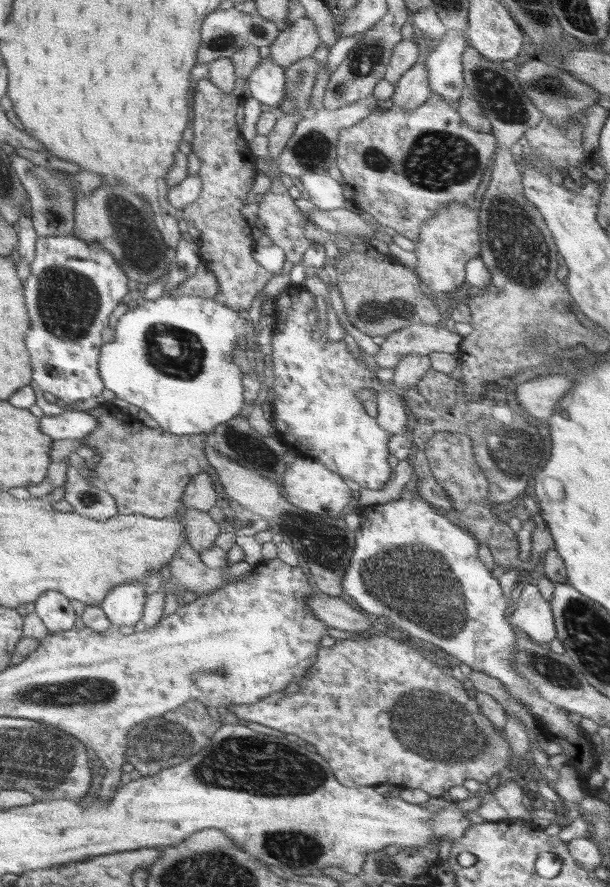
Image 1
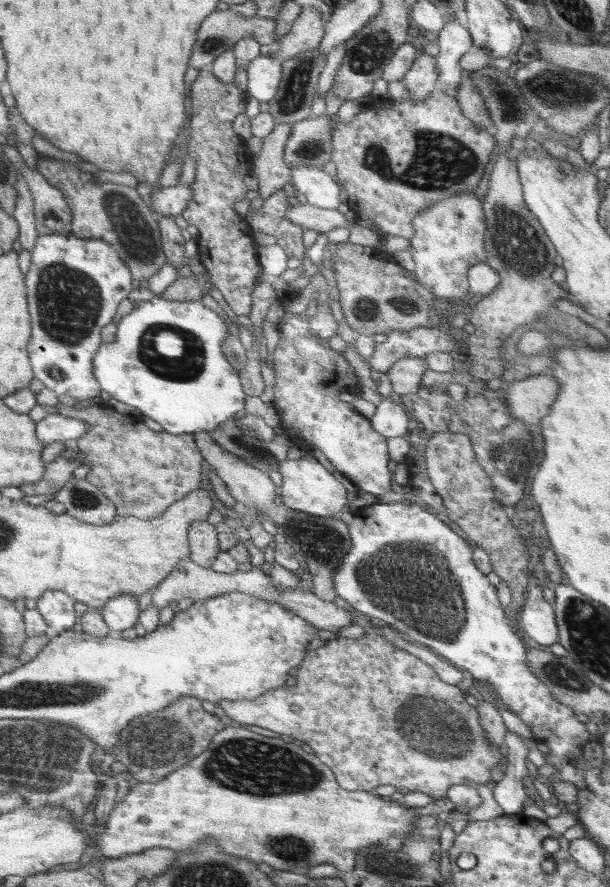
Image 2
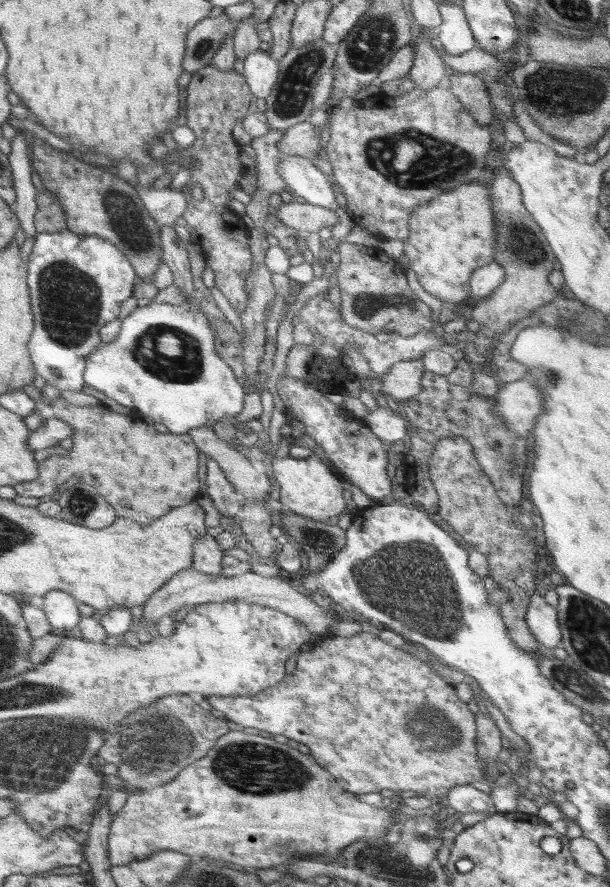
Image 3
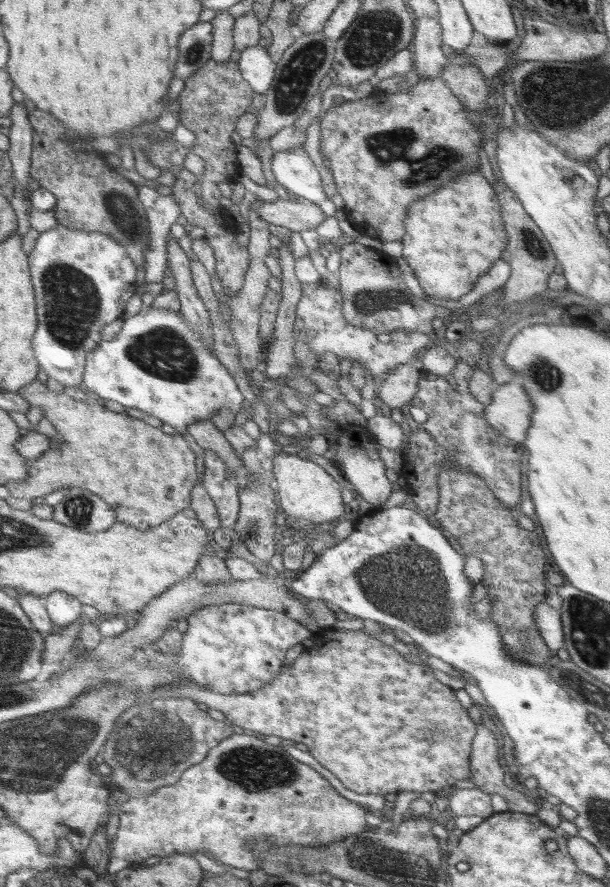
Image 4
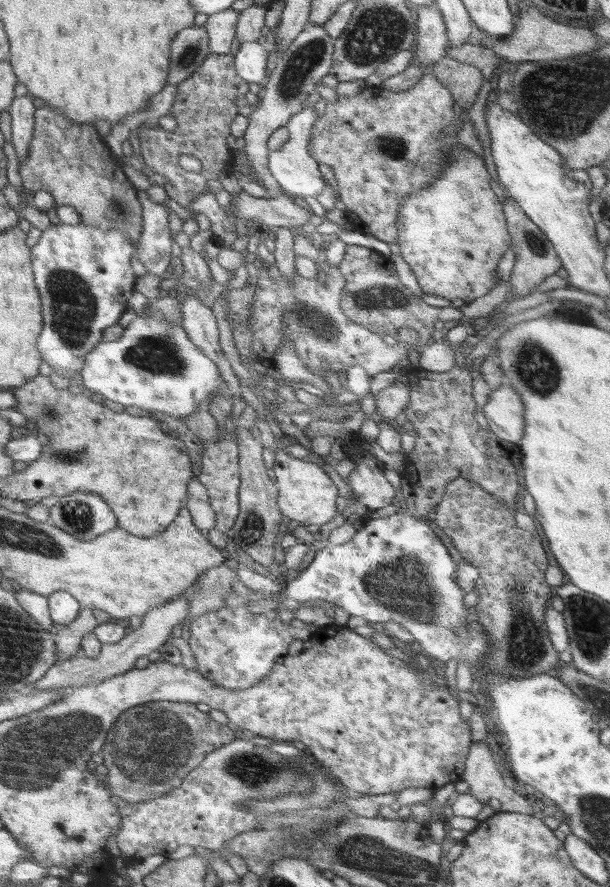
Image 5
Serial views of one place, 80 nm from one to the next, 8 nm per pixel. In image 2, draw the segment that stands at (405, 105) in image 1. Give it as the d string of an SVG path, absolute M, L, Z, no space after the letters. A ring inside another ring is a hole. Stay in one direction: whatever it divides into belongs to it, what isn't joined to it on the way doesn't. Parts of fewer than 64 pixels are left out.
M420 50L416 60L402 78L405 86L404 97L410 97L413 101L424 100L437 88L439 70L436 59Z

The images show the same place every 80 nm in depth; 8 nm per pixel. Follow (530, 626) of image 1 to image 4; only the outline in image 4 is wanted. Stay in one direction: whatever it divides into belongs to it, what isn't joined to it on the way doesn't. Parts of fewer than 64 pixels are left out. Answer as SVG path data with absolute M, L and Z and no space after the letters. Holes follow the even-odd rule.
M541 601L535 610L535 623L549 648L549 652L556 656L556 652L563 648L564 644L560 610Z

